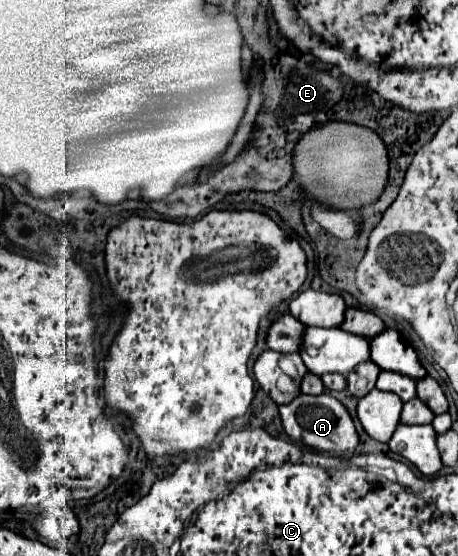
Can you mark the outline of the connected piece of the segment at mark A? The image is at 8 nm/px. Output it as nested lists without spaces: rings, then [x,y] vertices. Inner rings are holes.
[[[300,393],[292,403],[280,405],[280,417],[288,437],[294,441],[306,443],[314,451],[340,455],[340,453],[352,451],[358,445],[358,433],[356,433],[352,417],[348,415],[346,407],[328,393],[322,393],[316,397]]]

